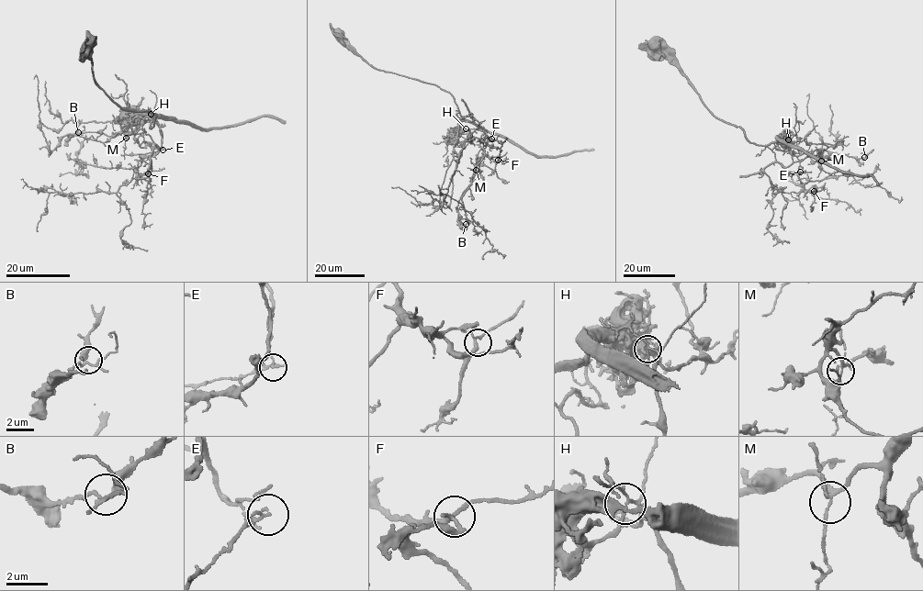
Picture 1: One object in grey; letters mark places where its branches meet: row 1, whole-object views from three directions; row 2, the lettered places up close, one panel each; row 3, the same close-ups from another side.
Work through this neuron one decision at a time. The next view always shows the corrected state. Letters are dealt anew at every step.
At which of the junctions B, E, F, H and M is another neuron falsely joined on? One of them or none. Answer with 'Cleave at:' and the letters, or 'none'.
Cleave at: H

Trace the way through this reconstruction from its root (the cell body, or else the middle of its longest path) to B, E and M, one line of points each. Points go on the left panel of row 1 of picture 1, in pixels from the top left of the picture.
B: (90, 40), (95, 81), (122, 107), (151, 112), (162, 138), (153, 118), (126, 136), (78, 132)
E: (90, 40), (95, 81), (159, 125), (159, 151), (141, 159), (163, 150)
M: (90, 40), (95, 81), (122, 107), (151, 112), (149, 128), (149, 110), (163, 134), (152, 118), (126, 138)

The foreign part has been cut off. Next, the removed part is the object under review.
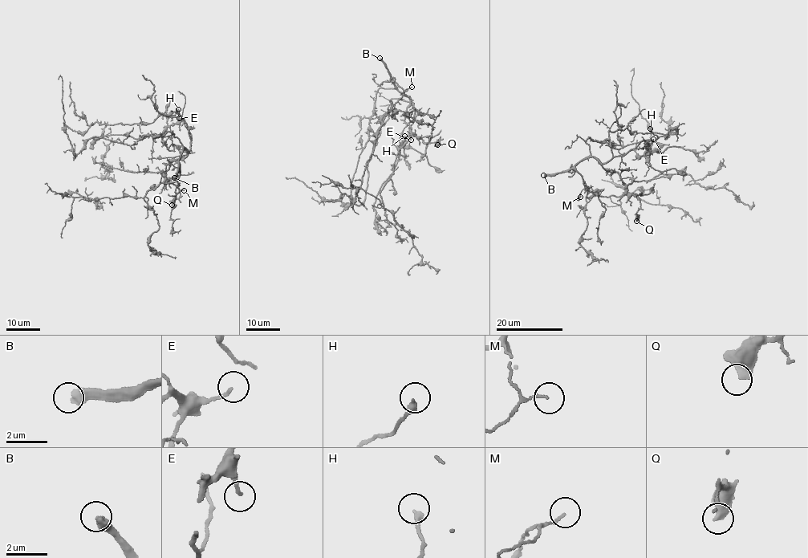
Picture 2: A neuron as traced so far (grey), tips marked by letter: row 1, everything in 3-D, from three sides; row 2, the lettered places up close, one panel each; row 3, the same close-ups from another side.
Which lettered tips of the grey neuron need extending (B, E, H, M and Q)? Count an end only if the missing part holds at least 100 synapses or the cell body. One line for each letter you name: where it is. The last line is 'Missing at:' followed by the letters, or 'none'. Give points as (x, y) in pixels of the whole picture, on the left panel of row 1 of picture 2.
B: place (174, 177)
Missing at: B

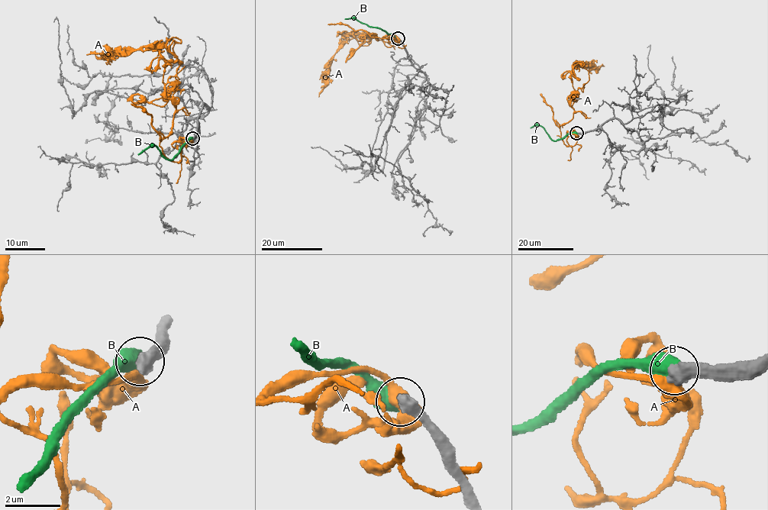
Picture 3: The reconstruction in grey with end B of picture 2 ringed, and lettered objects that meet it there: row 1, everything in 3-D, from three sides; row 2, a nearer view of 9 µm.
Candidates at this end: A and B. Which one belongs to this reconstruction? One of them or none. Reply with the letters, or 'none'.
B

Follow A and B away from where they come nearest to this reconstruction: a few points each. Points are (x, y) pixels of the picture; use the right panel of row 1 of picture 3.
A: (576, 134), (567, 131), (567, 146), (559, 130), (573, 117), (573, 69), (604, 66)
B: (576, 133), (571, 132), (554, 140), (540, 126), (534, 125), (530, 128)

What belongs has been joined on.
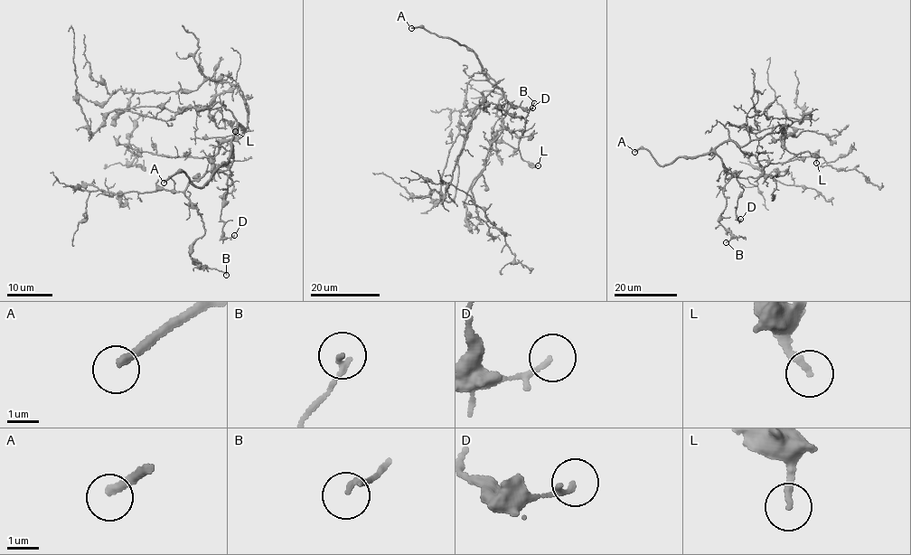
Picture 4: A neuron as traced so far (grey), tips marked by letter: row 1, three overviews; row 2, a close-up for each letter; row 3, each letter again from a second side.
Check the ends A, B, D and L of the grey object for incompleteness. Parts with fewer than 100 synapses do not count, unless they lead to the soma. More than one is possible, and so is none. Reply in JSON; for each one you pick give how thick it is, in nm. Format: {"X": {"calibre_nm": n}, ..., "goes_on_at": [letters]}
{"A": {"calibre_nm": 260}, "goes_on_at": ["A"]}

